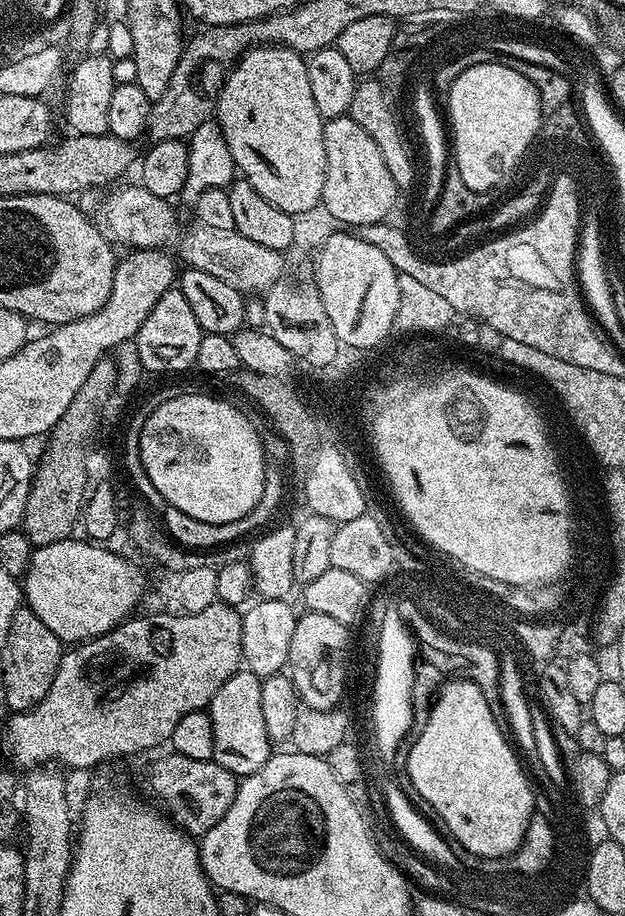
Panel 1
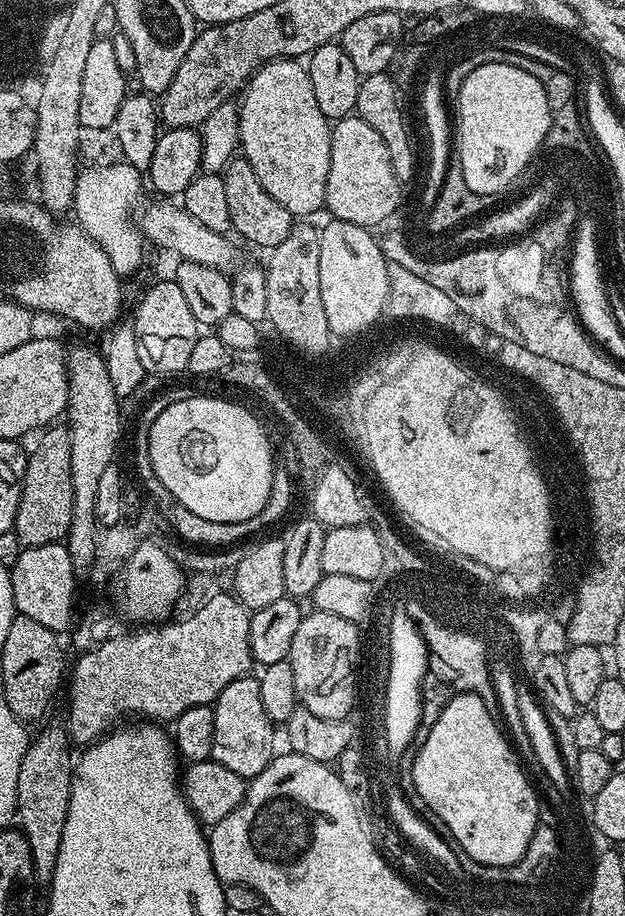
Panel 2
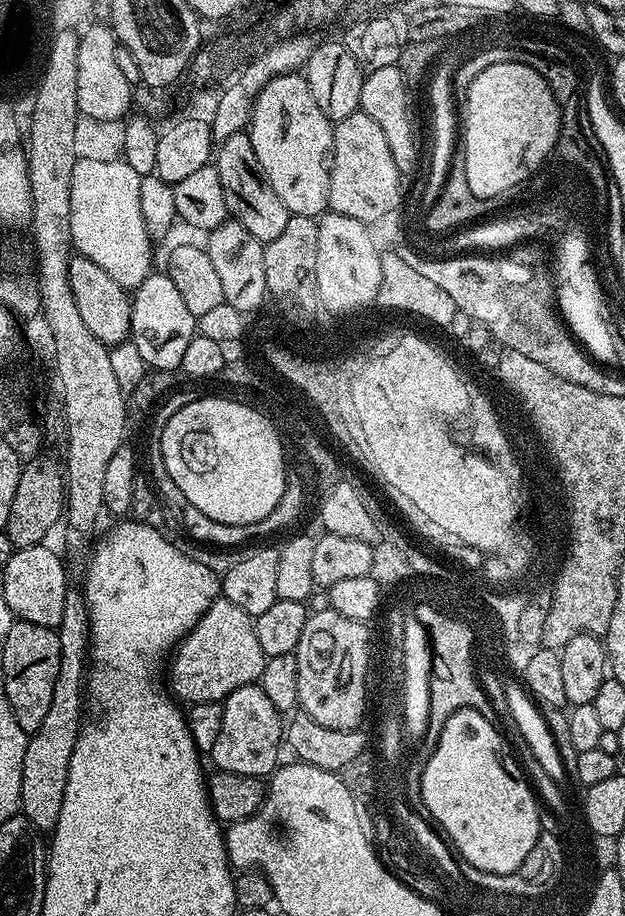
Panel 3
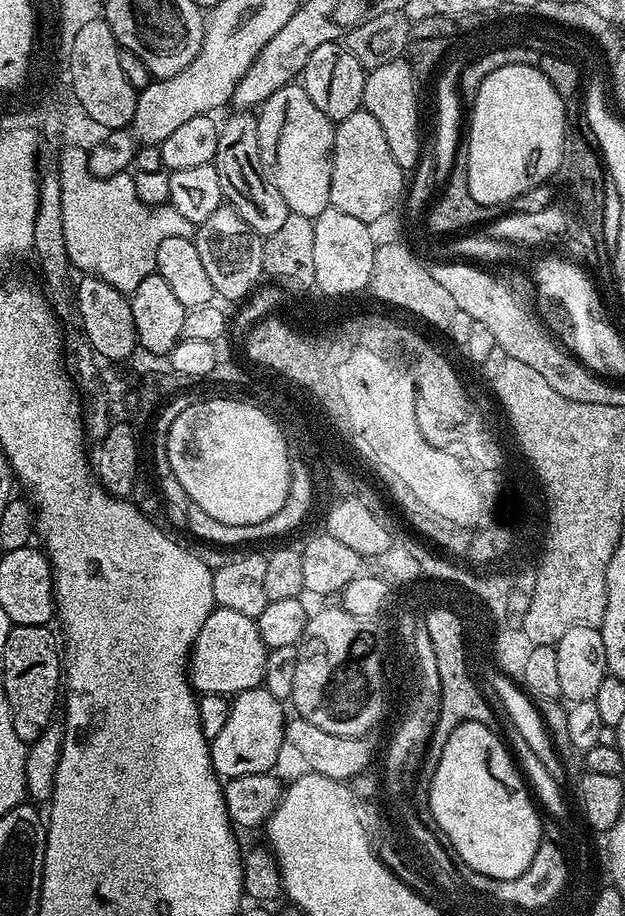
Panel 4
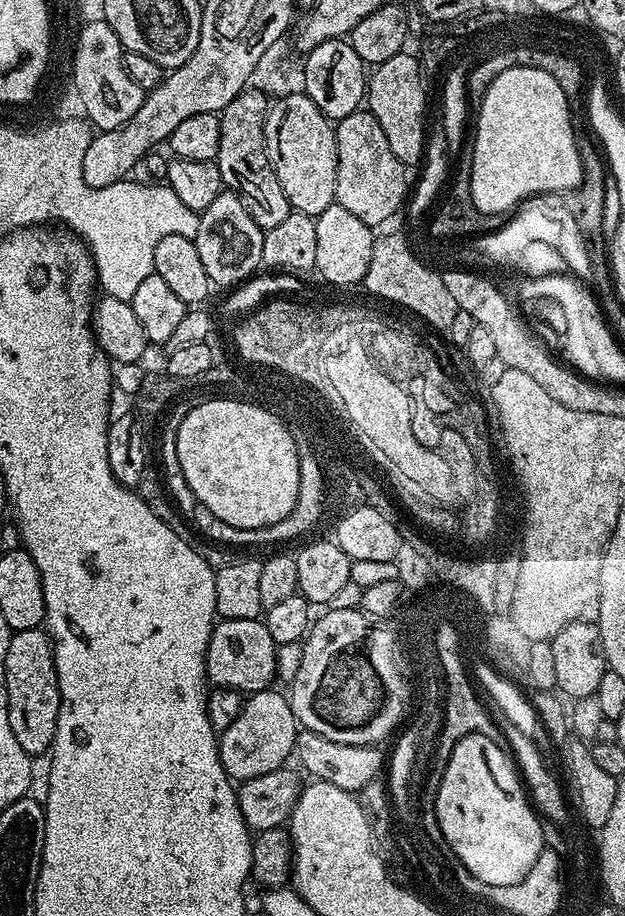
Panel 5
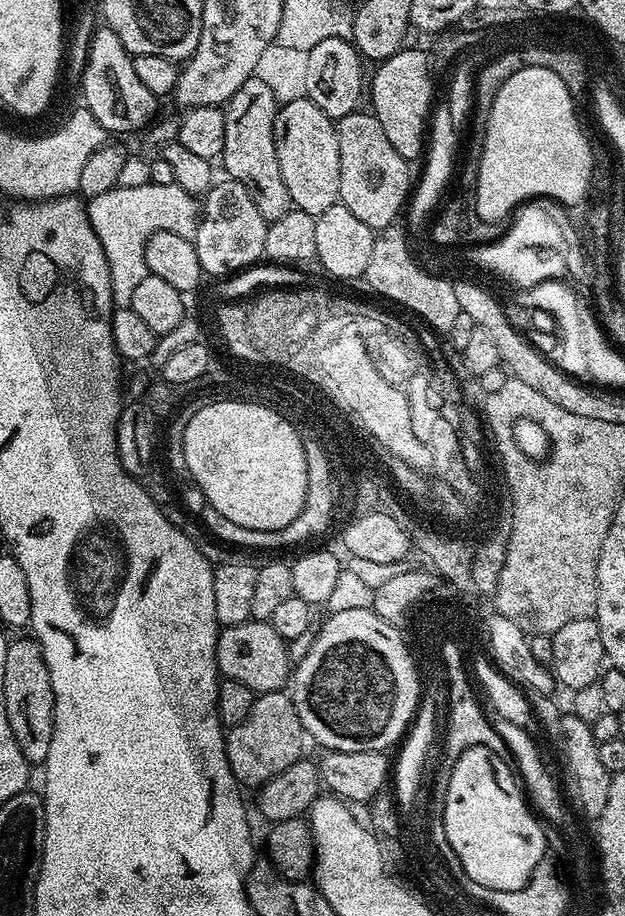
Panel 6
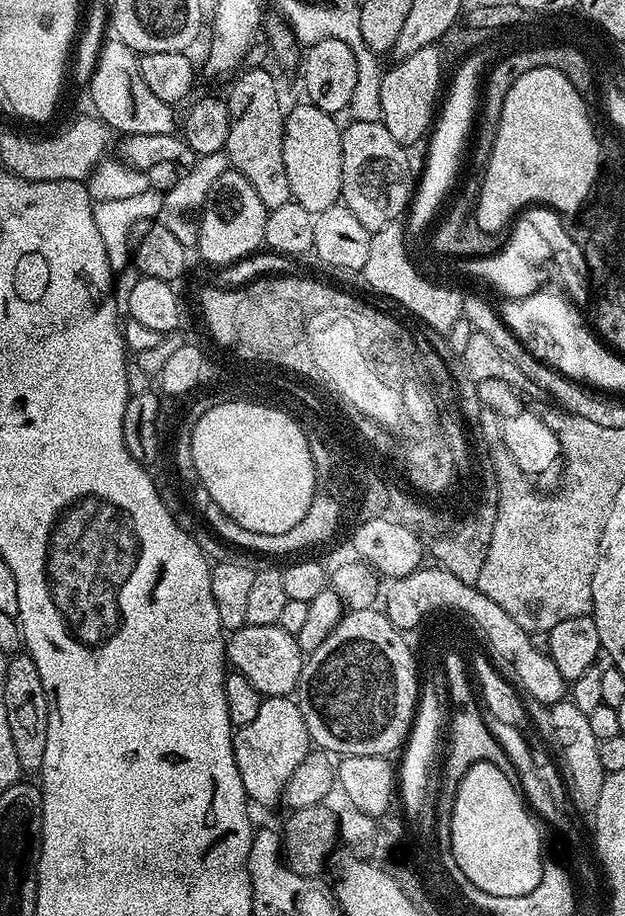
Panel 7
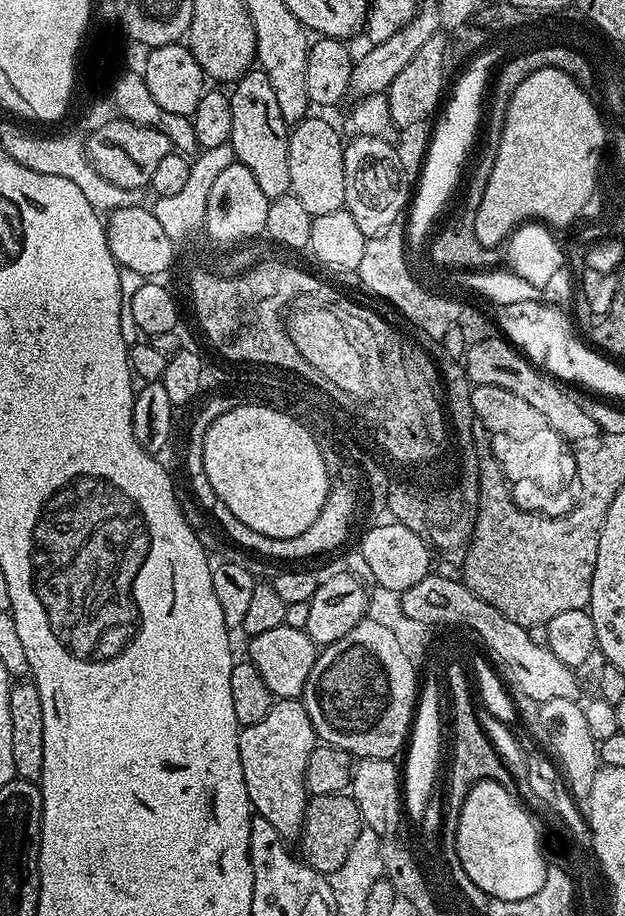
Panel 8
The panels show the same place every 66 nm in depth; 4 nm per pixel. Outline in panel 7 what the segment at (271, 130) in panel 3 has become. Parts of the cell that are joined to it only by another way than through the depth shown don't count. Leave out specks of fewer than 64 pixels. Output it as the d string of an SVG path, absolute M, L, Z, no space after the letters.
M303 102L297 108L289 107L284 118L284 137L282 138L282 162L286 162L286 178L290 182L290 190L292 191L292 200L297 204L306 206L306 210L310 210L313 214L326 210L330 206L341 203L342 197L340 191L342 190L342 138L340 137L342 128L338 123L336 125L337 117L331 112L323 112L317 104L311 102Z

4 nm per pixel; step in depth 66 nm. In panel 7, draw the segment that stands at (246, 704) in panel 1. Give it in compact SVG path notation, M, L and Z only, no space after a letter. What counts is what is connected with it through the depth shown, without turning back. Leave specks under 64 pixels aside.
M270 696L261 699L254 722L235 729L232 745L238 774L242 774L242 786L249 801L253 805L261 804L264 808L280 804L291 775L310 751L308 731L300 705L292 696Z

